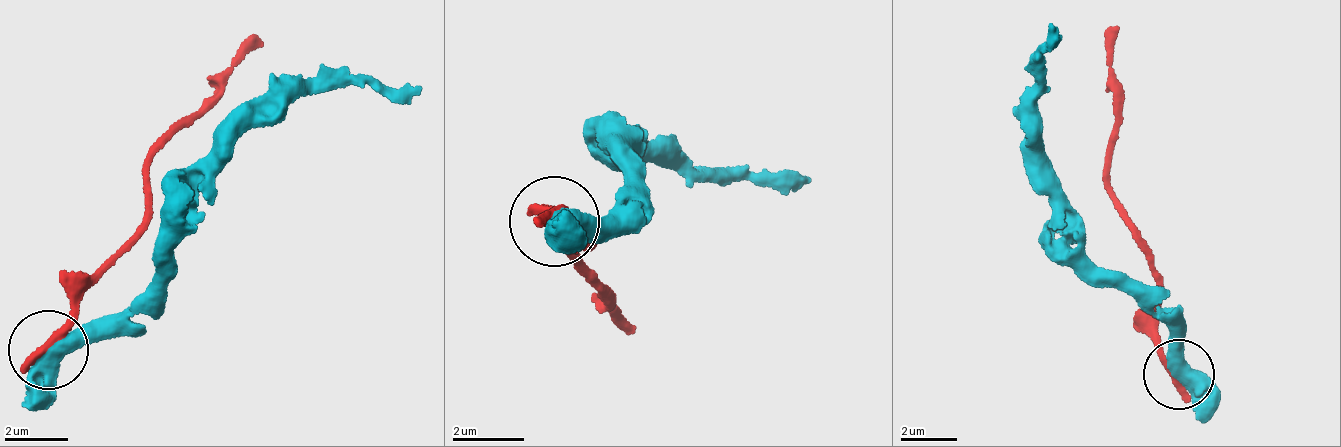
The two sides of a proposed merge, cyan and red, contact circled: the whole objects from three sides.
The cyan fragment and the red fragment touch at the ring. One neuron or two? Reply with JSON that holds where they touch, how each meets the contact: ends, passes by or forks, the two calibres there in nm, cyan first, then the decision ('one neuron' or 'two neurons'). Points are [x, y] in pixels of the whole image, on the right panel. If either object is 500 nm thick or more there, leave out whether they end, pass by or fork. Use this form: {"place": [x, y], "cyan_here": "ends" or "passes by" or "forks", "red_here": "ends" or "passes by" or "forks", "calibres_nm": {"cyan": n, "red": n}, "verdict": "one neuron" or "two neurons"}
{"place": [1178, 374], "calibres_nm": {"cyan": 500, "red": 320}, "verdict": "two neurons"}

